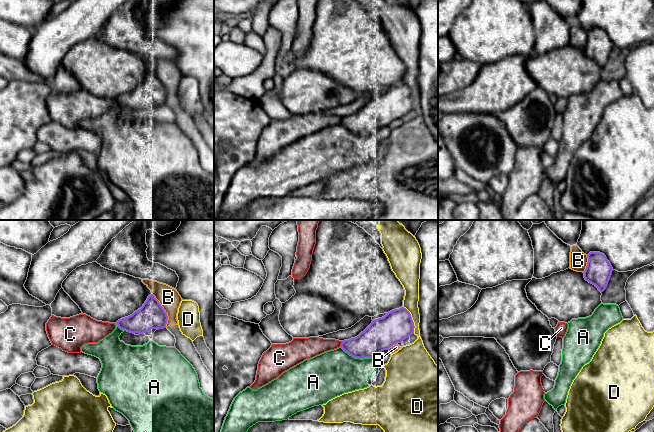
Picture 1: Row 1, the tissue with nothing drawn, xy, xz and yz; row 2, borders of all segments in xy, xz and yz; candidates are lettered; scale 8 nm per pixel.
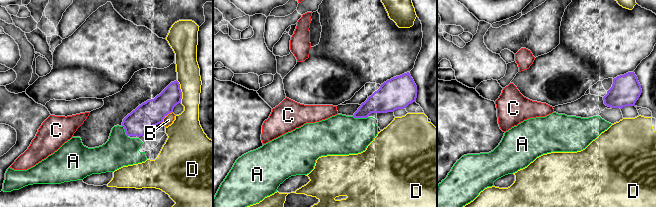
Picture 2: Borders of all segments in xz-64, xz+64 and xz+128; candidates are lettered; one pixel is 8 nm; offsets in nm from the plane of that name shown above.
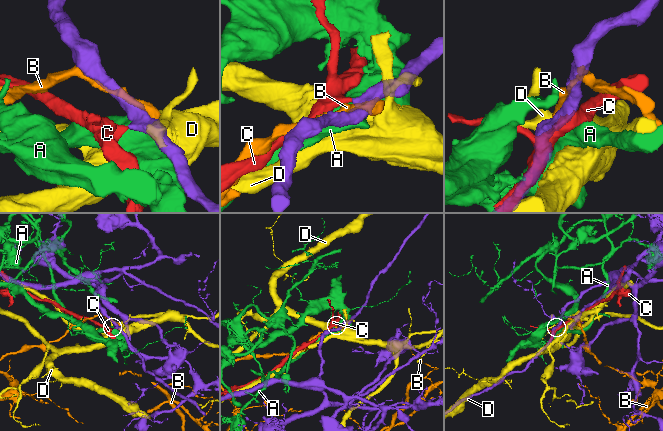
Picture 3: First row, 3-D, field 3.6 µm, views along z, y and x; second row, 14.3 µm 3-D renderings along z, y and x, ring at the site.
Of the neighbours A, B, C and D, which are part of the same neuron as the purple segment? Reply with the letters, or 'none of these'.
none of these

